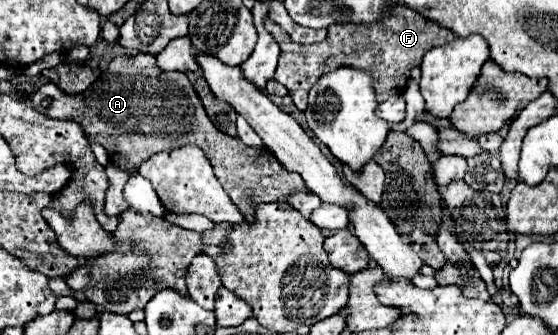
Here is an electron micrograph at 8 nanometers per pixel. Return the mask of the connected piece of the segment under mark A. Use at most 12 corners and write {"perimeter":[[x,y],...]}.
{"perimeter":[[113,59],[45,115],[77,121],[129,175],[201,147],[249,223],[307,189],[267,147],[219,131],[187,75]]}

